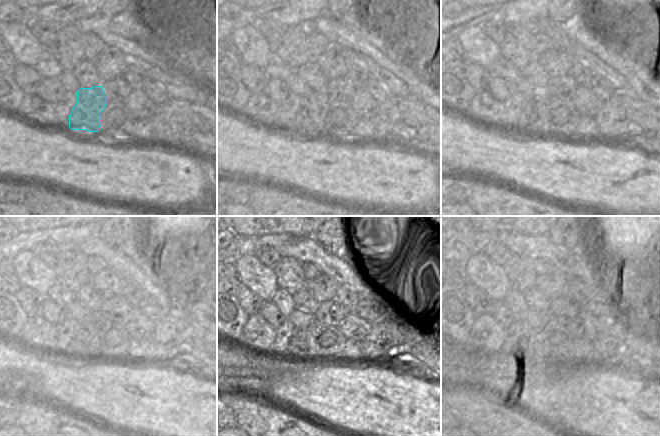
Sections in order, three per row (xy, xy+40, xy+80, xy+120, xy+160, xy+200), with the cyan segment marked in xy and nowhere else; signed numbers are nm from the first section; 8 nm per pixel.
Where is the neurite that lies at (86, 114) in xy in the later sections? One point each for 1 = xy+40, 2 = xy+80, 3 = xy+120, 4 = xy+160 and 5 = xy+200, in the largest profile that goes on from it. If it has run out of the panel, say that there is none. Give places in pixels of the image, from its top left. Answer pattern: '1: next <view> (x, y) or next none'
1: next xy+40 (311, 116)
2: next xy+80 (533, 118)
3: next xy+120 (87, 337)
4: next xy+160 (298, 347)
5: next xy+200 (523, 350)

